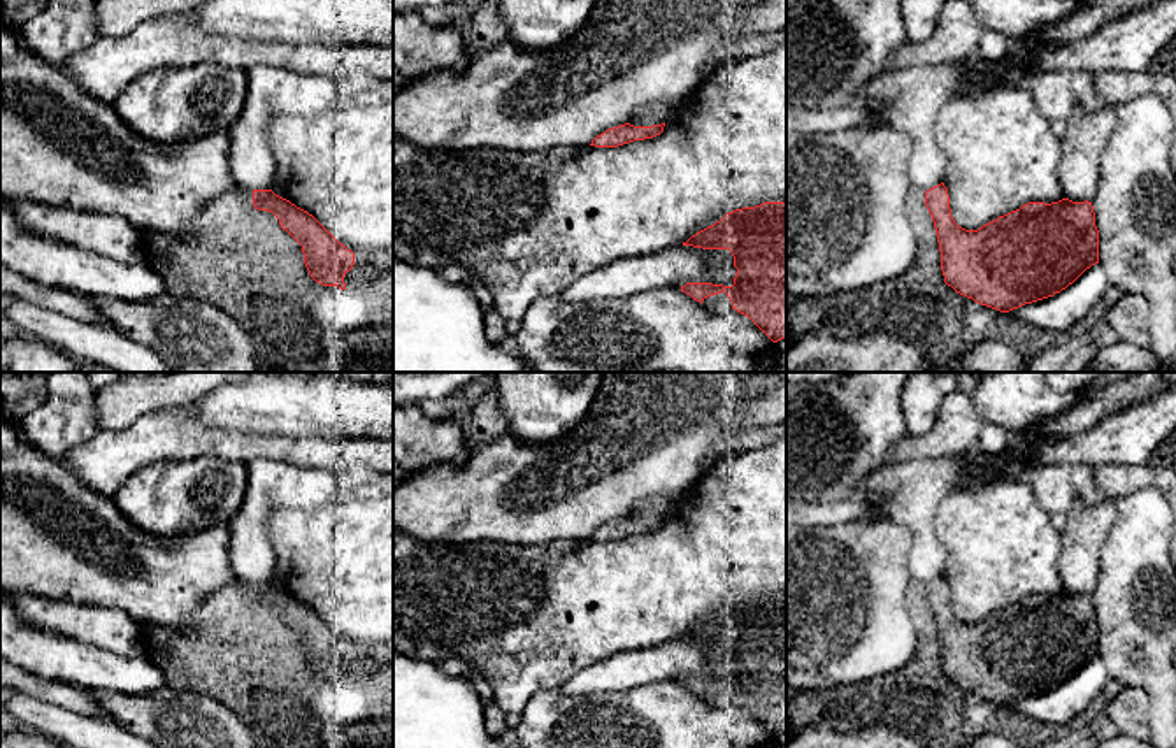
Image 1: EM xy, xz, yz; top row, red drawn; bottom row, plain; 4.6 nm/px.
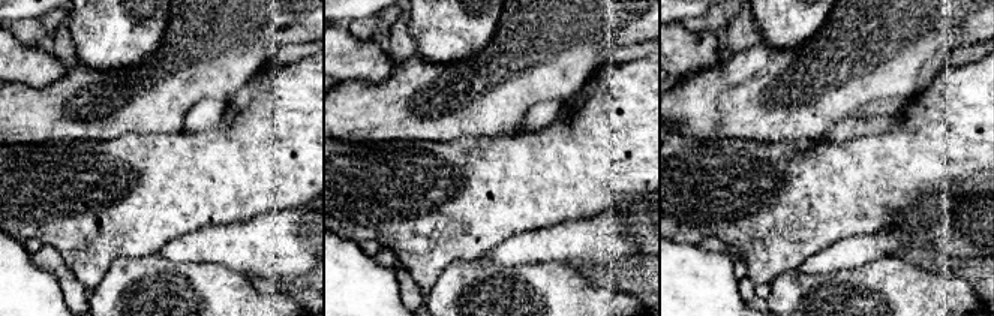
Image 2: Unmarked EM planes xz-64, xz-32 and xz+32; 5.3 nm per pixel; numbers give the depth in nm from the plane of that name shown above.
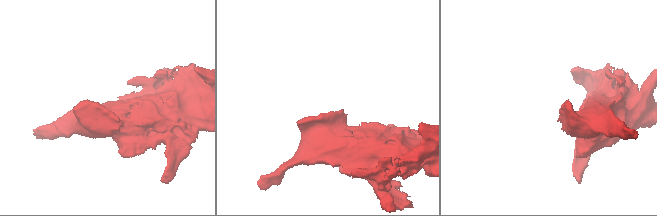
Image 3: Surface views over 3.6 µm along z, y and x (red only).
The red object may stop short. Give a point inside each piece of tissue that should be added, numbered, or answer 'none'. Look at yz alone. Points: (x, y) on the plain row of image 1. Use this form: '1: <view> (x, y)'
none

